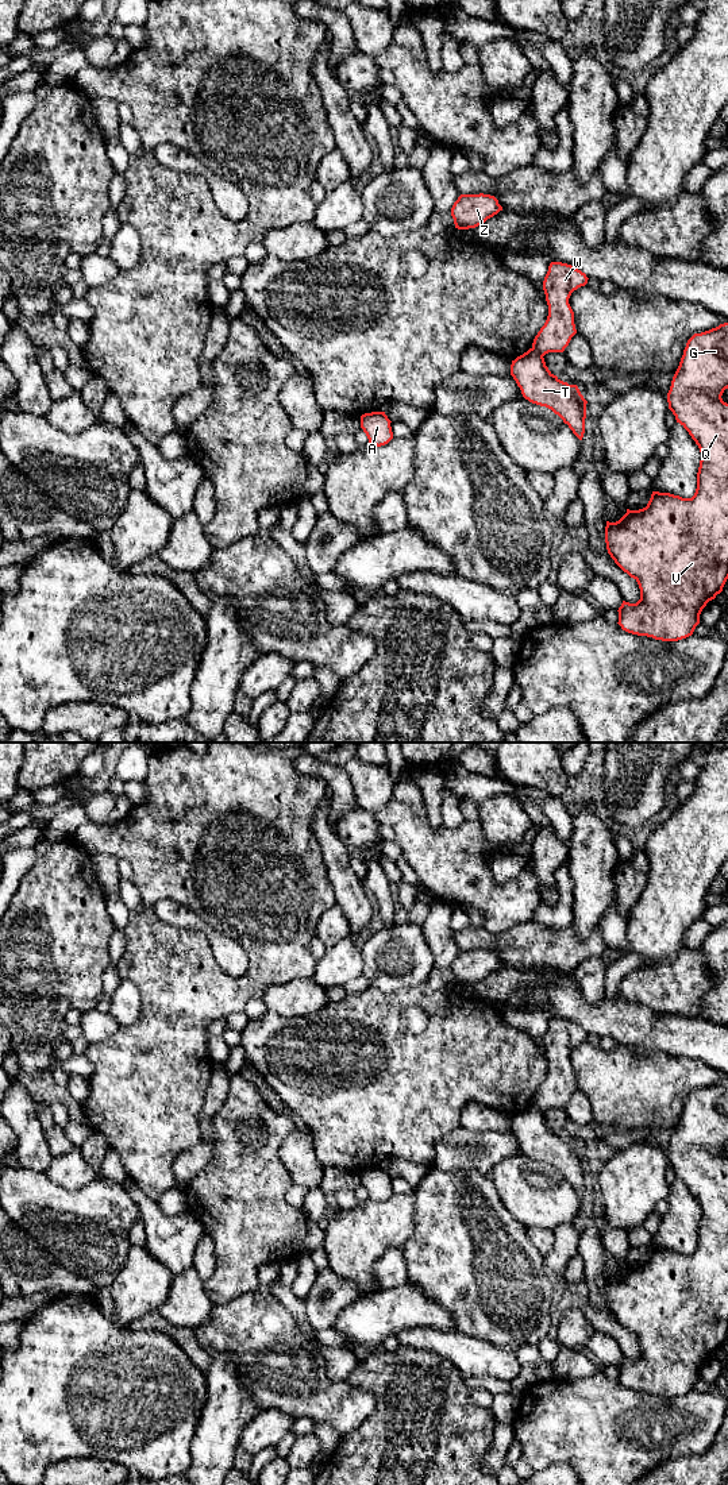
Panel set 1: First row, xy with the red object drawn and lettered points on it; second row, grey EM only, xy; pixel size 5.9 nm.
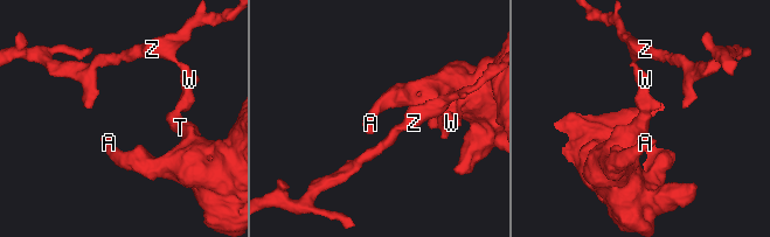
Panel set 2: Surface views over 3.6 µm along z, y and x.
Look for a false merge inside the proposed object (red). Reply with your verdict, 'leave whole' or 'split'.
split

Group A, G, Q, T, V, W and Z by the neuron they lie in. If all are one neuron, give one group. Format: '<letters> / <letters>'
A G Q T V / W Z

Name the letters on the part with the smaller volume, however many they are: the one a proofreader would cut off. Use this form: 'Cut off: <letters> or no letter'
Cut off: W, Z

